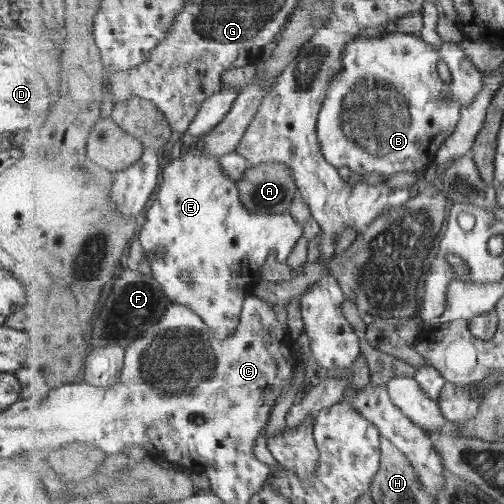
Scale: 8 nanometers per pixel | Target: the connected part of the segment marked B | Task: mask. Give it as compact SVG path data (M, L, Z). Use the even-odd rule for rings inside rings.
M403 32L384 33L381 38L373 39L372 41L353 40L345 48L342 62L342 69L331 79L328 96L325 98L320 116L318 117L317 133L325 159L337 169L348 167L350 172L353 171L359 177L373 172L379 173L381 177L385 178L393 177L397 172L411 174L411 176L415 176L417 187L419 188L423 181L423 172L427 170L429 162L433 161L433 158L434 160L436 159L436 153L440 150L440 147L453 135L453 132L456 131L457 124L460 124L461 110L464 107L470 106L472 102L476 100L477 93L481 91L481 87L485 87L484 73L480 72L471 60L467 60L467 54L461 49L459 42L442 42L439 49L435 50L433 46L423 42L419 35ZM441 60L447 65L451 76L450 80L445 80L445 78L441 76L441 72L439 72L439 62L441 62Z

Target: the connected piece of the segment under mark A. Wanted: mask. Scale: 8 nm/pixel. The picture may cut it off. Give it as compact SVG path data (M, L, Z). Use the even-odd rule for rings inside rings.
M282 163L256 165L236 182L245 208L259 215L289 212L291 200L302 196L290 169Z

